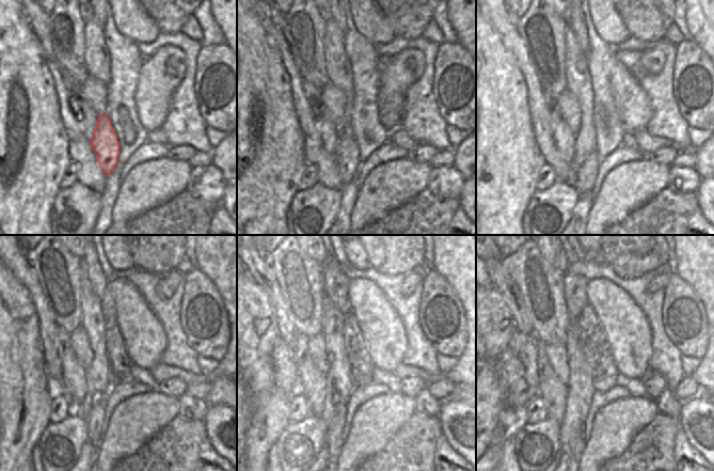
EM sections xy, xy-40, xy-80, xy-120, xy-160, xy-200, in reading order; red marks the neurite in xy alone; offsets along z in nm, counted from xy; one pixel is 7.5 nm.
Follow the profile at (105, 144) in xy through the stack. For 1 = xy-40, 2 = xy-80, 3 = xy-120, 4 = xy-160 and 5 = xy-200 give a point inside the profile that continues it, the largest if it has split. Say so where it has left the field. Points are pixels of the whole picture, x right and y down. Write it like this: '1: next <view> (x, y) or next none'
1: next xy-40 (346, 148)
2: next xy-80 (586, 171)
3: next xy-120 (95, 419)
4: next xy-160 (334, 442)
5: next xy-200 (576, 442)

